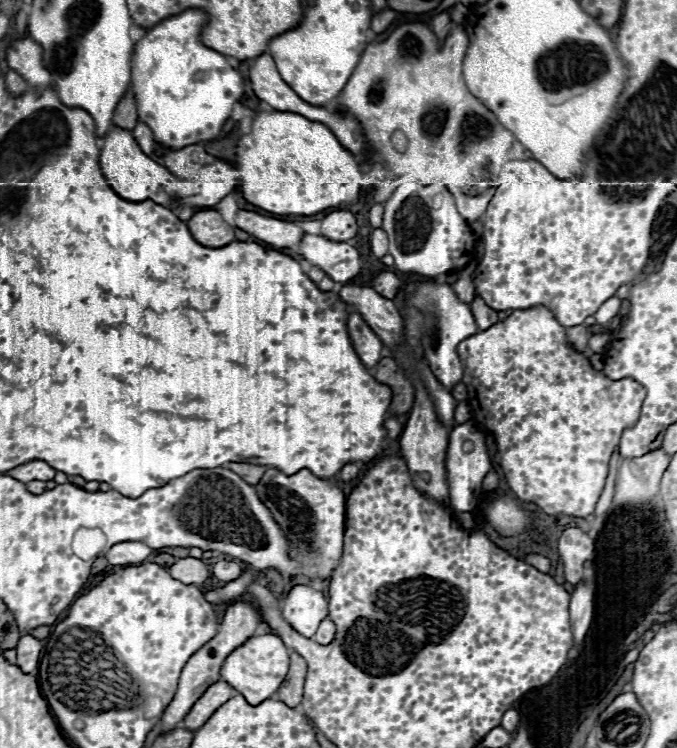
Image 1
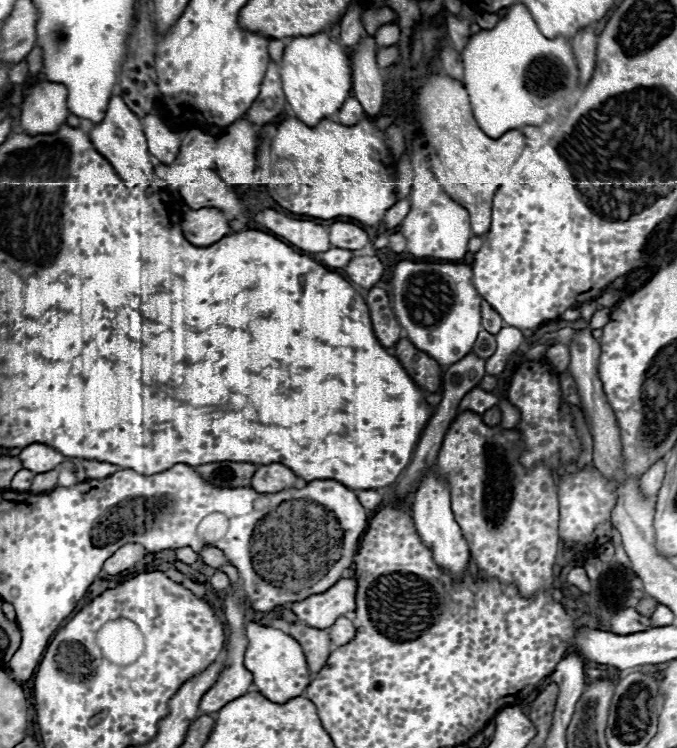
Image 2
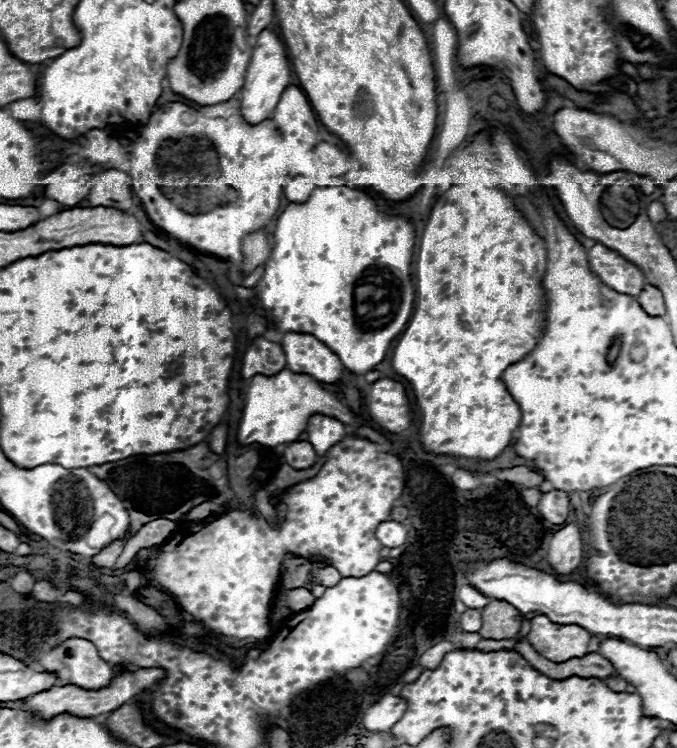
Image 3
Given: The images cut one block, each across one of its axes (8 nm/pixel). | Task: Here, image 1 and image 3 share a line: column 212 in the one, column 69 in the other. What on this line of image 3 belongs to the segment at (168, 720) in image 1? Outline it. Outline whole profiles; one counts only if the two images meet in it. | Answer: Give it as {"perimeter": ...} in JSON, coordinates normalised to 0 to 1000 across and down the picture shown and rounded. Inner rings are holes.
{"perimeter":[[[71,850],[65,861],[59,861],[59,872],[53,874],[53,882],[59,885],[59,890],[65,896],[83,898],[89,917],[95,917],[95,914],[112,914],[112,917],[127,920],[127,922],[145,922],[145,920],[154,920],[154,917],[162,914],[168,893],[148,880],[142,864],[133,856],[100,853],[95,858],[83,861],[83,864],[74,864],[71,856],[77,856],[77,850]]]}

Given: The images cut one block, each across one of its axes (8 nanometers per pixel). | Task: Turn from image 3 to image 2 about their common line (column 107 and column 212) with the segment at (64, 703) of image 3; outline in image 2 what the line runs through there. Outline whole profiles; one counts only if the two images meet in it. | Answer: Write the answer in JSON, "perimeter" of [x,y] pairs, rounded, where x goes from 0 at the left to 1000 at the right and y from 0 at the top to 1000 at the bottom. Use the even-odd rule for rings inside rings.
{"perimeter":[[[337,853],[334,866],[334,896],[328,896],[322,912],[298,930],[295,952],[316,955],[346,933],[355,933],[372,920],[372,901],[360,893],[360,869],[363,853]]]}

